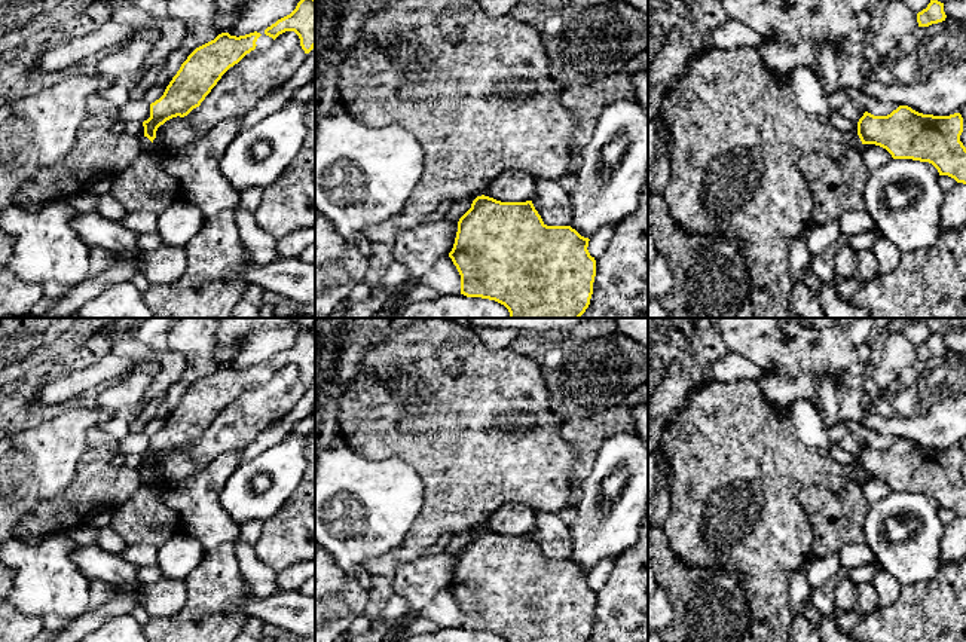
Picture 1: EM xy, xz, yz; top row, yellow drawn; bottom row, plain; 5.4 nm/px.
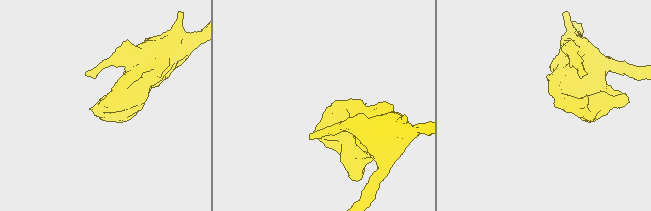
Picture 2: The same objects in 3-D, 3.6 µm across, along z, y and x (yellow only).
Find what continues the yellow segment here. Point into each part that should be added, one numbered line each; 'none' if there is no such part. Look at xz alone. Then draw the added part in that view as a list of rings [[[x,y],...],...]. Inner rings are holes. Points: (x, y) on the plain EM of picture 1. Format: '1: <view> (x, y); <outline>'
none

